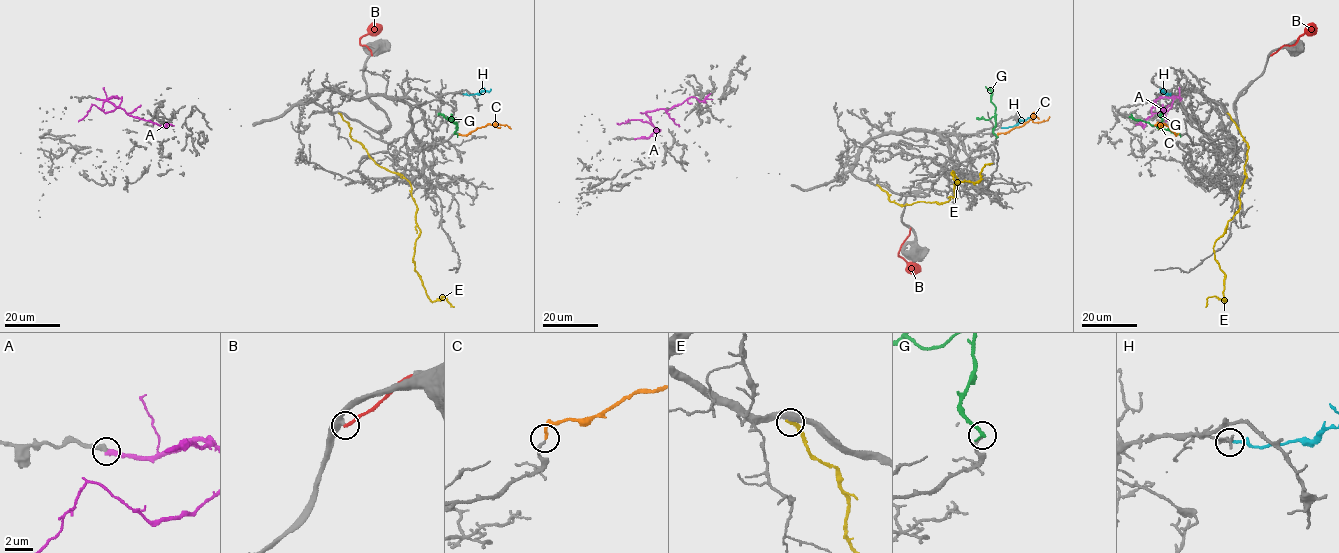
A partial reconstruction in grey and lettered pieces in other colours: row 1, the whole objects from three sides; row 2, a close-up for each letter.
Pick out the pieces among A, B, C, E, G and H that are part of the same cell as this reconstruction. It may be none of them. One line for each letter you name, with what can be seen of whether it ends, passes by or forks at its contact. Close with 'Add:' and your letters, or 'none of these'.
C: it ends
H: it ends
Add: C, H

